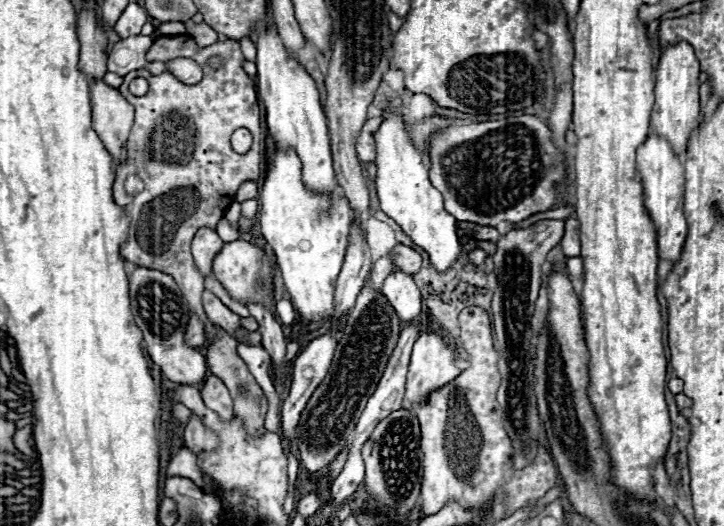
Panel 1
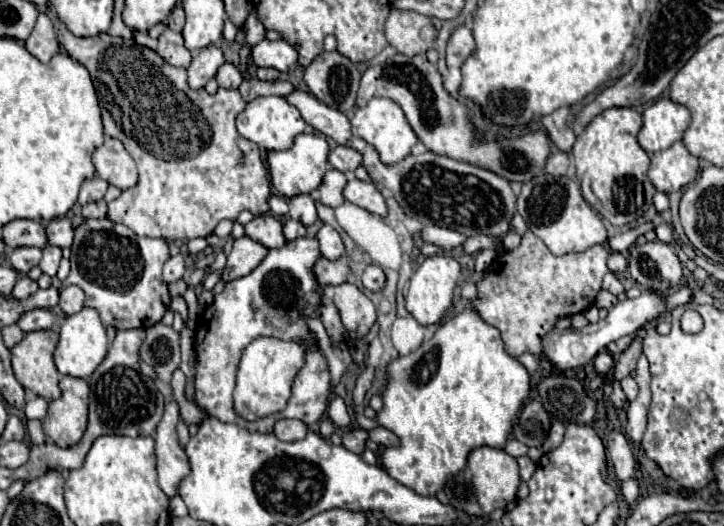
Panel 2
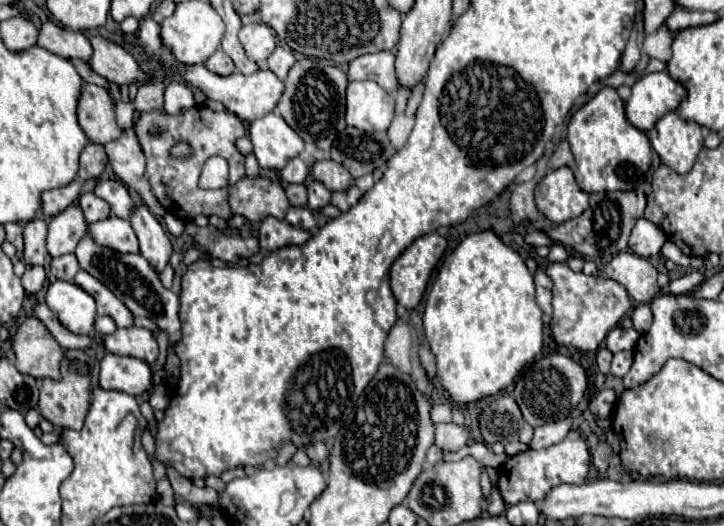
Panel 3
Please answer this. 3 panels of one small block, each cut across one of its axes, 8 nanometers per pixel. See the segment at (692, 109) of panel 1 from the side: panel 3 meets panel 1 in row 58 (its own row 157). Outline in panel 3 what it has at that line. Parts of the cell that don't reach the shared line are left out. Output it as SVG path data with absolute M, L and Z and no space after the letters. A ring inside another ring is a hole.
M676 112L662 116L656 126L648 132L650 144L654 138L654 150L658 152L662 164L678 174L692 170L698 152L704 144L702 128L696 122L682 120Z

